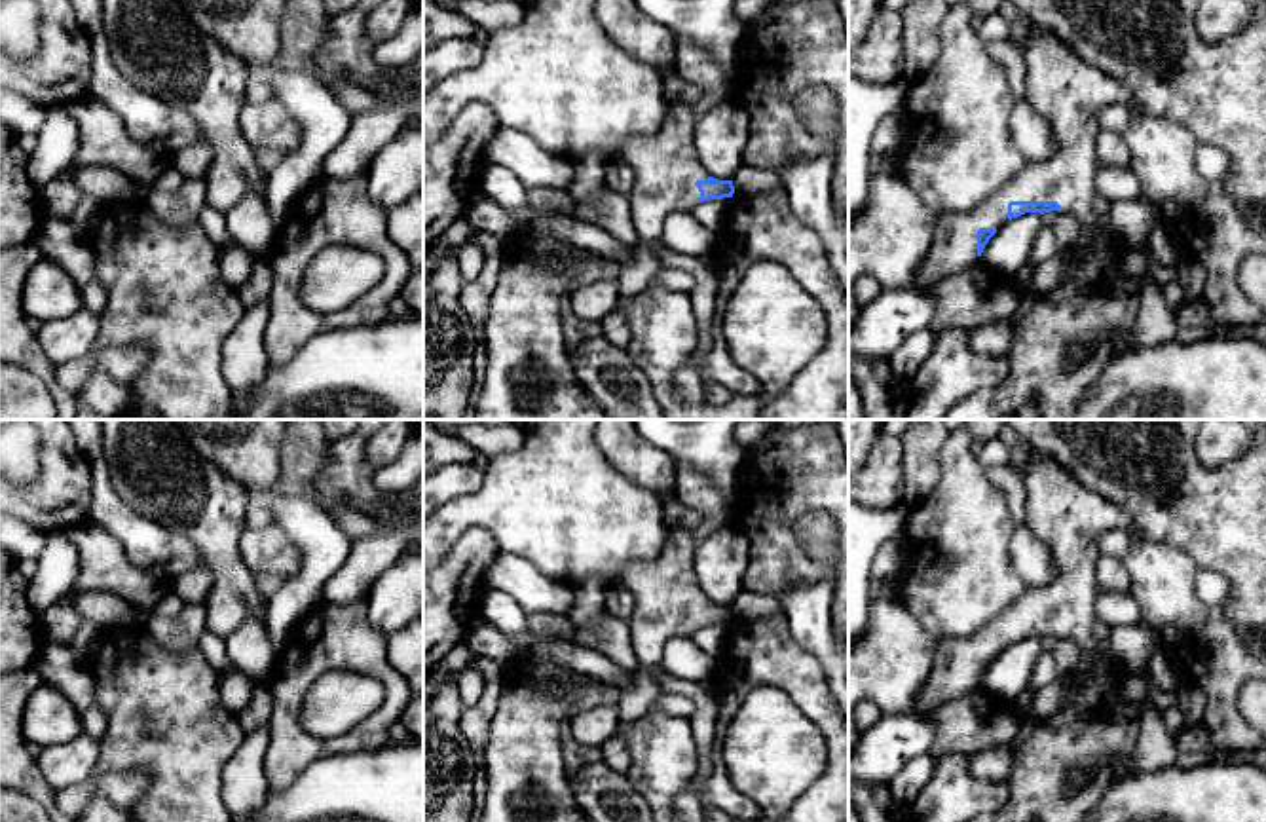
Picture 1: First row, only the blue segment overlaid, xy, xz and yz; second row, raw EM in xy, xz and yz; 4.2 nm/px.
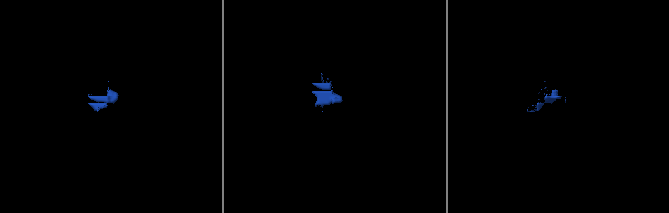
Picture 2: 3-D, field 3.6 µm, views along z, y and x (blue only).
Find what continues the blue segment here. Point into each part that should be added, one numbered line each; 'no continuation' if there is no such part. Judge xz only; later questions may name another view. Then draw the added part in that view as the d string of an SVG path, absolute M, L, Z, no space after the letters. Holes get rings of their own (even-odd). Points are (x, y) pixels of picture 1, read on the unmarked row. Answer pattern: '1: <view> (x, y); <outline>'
1: xz (667, 591); M666 524L666 541L651 560L630 562L621 585L636 598L630 619L634 653L643 666L661 666L664 645L680 636L691 638L698 628L697 606L710 600L695 577L698 537L683 526Z

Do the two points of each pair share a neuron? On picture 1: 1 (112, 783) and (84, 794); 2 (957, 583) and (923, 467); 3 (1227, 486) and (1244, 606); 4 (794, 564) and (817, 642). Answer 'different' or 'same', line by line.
1: same
2: different
3: same
4: different

